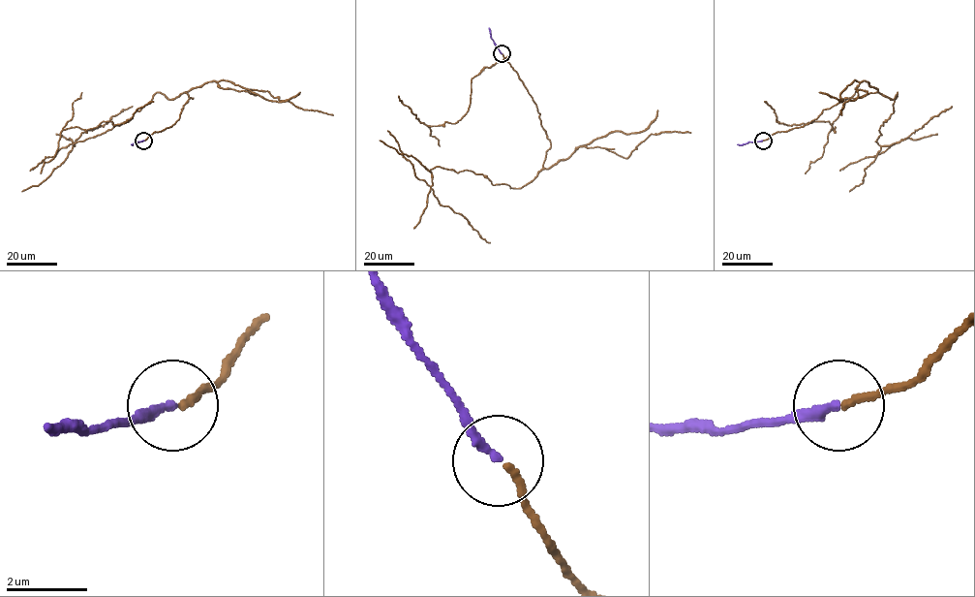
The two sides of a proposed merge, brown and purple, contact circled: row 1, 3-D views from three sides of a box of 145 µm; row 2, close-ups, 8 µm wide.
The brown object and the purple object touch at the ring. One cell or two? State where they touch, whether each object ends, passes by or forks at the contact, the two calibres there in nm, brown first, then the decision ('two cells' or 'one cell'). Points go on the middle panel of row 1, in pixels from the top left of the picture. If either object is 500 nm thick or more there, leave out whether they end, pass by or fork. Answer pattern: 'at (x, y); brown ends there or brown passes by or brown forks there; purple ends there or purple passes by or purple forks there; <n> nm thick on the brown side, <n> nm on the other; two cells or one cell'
at (502, 53); brown ends there; purple ends there; 190 nm thick on the brown side, 200 nm on the other; one cell

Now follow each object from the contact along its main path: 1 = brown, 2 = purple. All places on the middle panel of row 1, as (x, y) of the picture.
1: (502, 54), (550, 141), (542, 169), (520, 188), (493, 185), (468, 170), (430, 171), (439, 202), (490, 242)
2: (502, 53), (489, 28)

